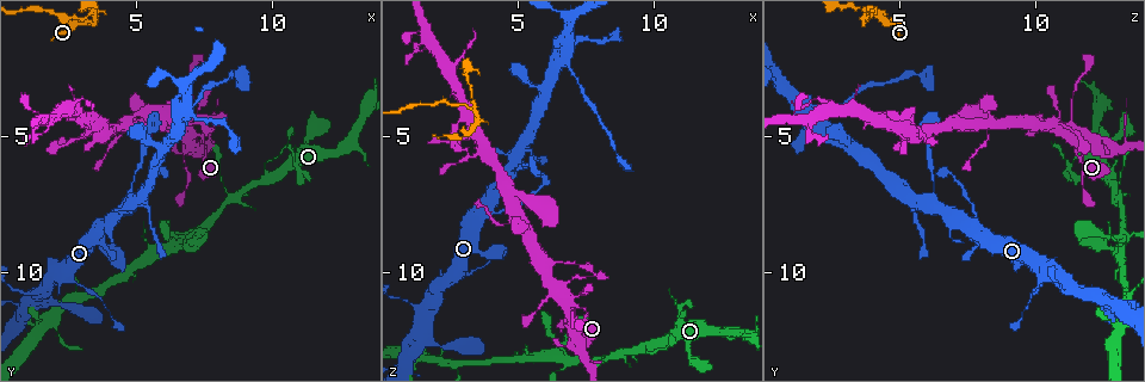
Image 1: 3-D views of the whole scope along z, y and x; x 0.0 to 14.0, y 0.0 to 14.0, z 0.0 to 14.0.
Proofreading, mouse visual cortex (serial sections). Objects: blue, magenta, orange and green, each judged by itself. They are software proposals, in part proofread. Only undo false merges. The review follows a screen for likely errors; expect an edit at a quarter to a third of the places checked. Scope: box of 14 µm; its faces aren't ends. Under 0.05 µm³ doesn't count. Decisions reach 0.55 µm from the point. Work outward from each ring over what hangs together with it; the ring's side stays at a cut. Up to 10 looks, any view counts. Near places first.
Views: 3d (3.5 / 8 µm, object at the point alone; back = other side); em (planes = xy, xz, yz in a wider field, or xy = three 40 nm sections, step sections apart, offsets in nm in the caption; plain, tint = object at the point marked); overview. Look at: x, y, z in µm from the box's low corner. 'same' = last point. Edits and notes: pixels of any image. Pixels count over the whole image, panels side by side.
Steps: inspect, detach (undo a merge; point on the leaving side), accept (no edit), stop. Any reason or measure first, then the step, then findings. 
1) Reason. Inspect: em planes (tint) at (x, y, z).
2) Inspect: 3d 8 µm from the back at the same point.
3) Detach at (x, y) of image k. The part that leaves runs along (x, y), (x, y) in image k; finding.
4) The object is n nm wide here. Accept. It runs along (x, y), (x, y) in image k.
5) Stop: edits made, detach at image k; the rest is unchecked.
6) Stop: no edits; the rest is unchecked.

Calibre changes. Inspect: 3d 3.5 µm at (7.0, 3.7, 11.3).

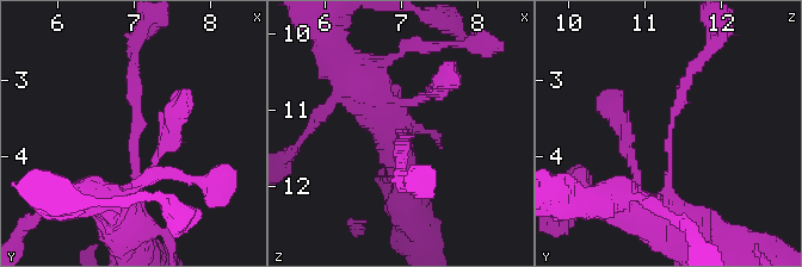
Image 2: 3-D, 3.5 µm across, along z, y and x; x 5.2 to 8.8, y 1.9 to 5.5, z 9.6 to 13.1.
The arms are 150, 200 nm wide. Inspect: em xy step 3 (plain) at (7.00, 3.70, 11.30).

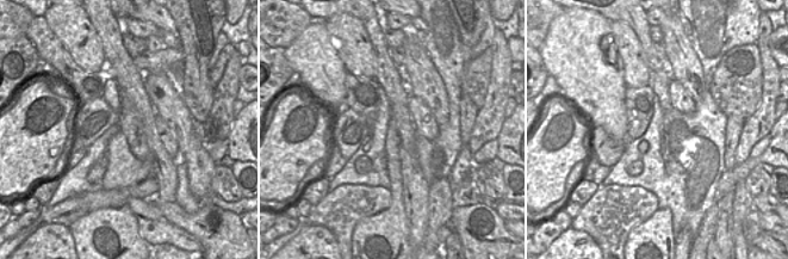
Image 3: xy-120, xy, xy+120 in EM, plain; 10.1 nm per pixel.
Where the object lies. Inspect: em xy step 3 (tint) at the same point.

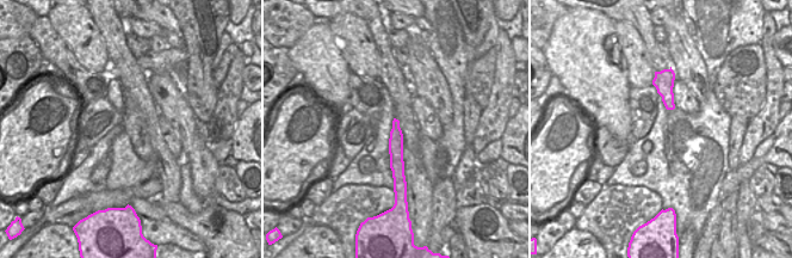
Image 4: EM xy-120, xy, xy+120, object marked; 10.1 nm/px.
Accept. It runs along (395, 123), (397, 174), (402, 182) in image 4; all the same cell.

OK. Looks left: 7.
Abrupt turn. Inspect: em xy step 5 (tint) at (11.1, 6.2, 11.2).

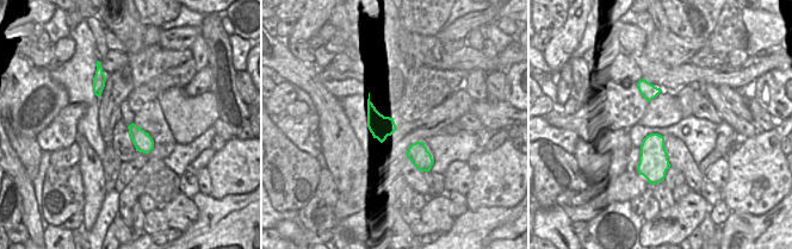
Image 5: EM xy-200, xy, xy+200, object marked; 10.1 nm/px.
Inspect: 3d 3.5 µm at the same point.

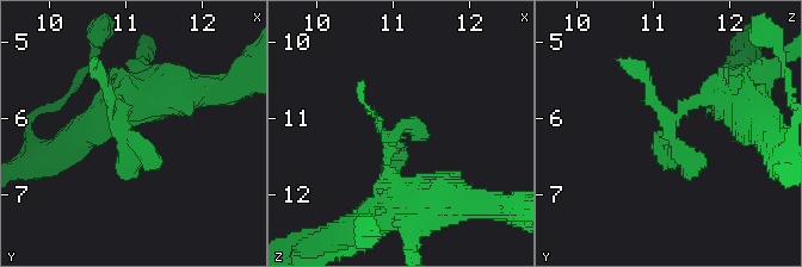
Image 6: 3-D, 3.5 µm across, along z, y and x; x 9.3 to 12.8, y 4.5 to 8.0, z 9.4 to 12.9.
The object is 220 nm wide here. Accept. It runs along (130, 98), (119, 98), (127, 178) in image 6; continuous, no second cell.

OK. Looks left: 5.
Three arms meet. Inspect: 3d 3.5 µm at (3.6, 5.0, 5.4).

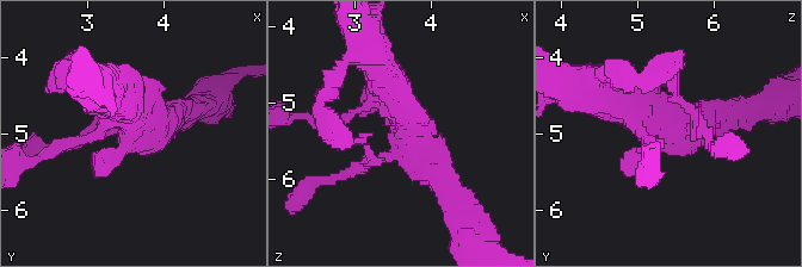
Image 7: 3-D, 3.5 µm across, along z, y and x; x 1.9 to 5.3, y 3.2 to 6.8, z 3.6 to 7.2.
Need the tissue. Inspect: em xy step 1 (tint) at (3.70, 4.95, 5.40).

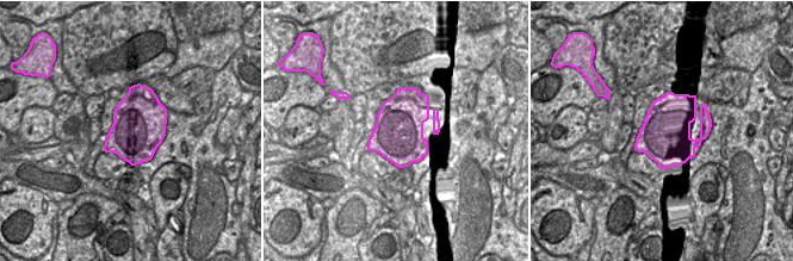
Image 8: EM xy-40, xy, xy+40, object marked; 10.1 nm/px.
Detach at (674, 63) of image 7. The part that leaves runs along (630, 84), (664, 72), (678, 79) in image 7; two cells meet here.

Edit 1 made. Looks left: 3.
Redraw. Inspect: overview.

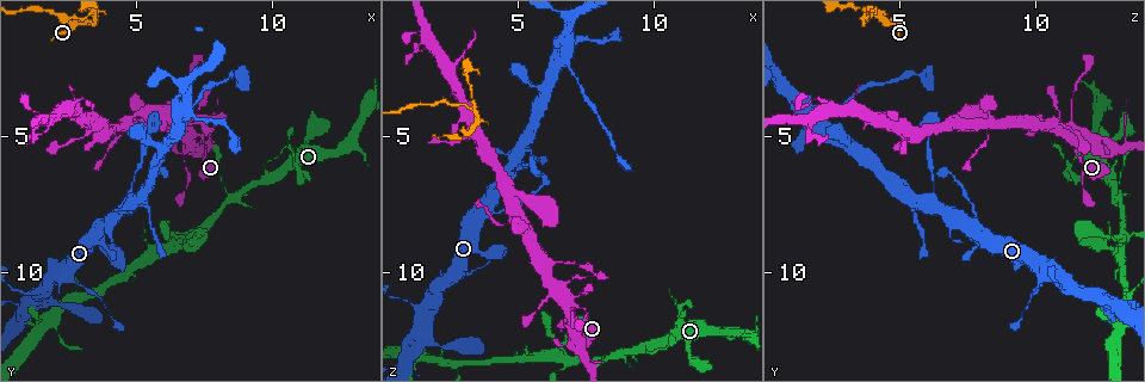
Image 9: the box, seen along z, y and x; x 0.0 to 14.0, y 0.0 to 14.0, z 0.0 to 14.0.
Side arm on a straight run. Inspect: 3d 3.5 µm at (2.6, 10.2, 10.2).

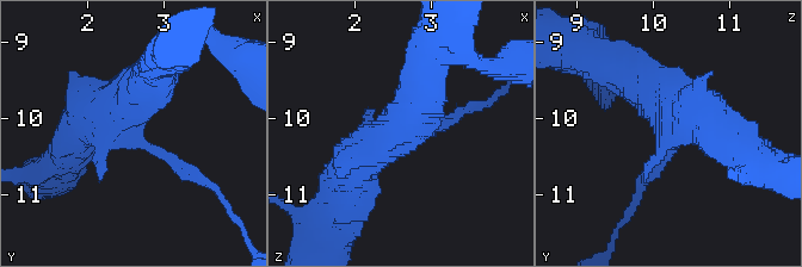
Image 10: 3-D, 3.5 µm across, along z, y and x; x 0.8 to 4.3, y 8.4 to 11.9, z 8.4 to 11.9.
Inspect: em xy step 2 (tint) at (2.55, 10.15, 10.30).

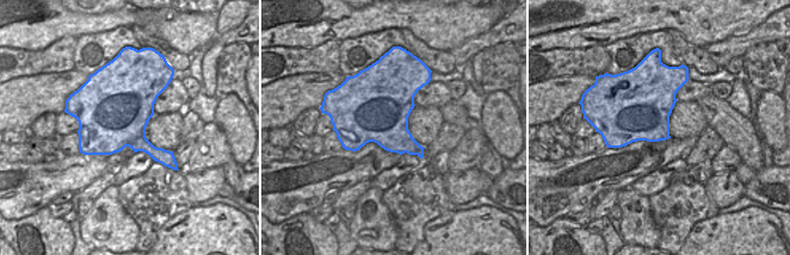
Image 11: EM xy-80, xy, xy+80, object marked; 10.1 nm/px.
Accept. Continuous, no second cell.

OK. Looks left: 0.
Stop: edits made, detach at image 7; the rest is unchecked.

